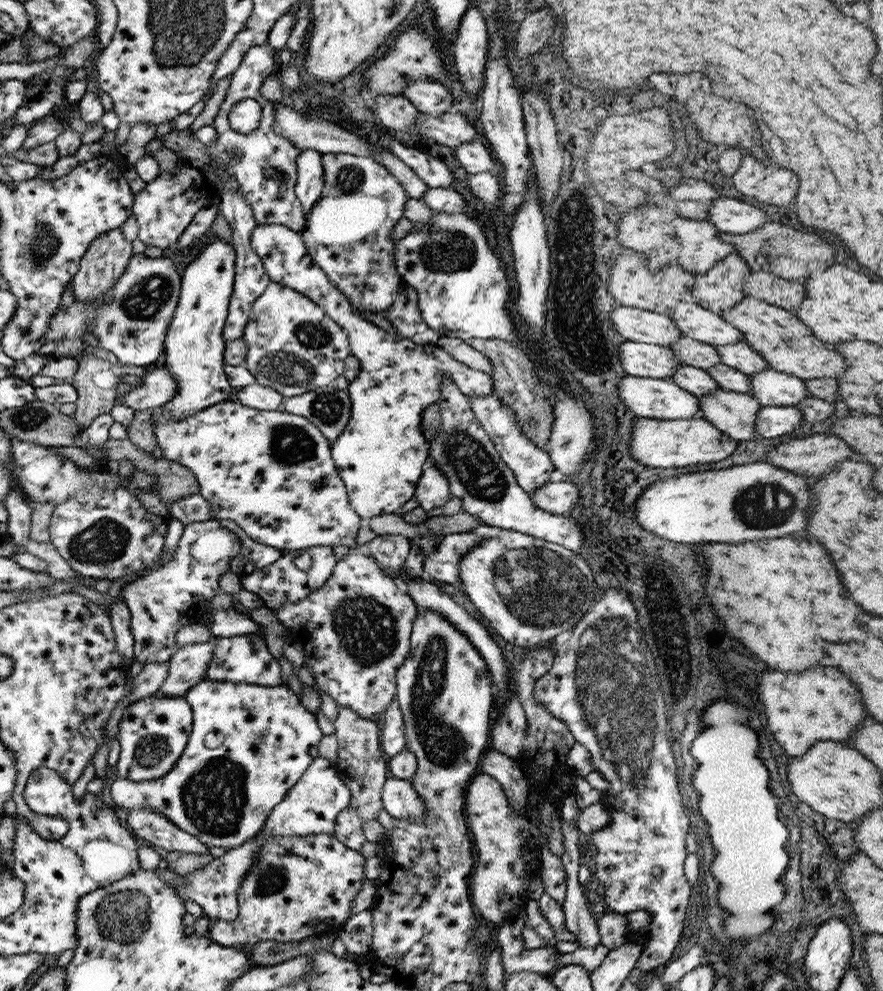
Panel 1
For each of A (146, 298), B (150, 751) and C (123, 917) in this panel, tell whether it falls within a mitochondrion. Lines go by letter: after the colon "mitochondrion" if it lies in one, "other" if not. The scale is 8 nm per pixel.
A: mitochondrion
B: mitochondrion
C: mitochondrion

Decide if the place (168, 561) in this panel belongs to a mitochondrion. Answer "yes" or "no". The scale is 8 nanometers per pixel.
no

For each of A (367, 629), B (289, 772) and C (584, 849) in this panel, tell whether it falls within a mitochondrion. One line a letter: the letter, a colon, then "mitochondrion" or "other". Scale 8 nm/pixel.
A: mitochondrion
B: other
C: other

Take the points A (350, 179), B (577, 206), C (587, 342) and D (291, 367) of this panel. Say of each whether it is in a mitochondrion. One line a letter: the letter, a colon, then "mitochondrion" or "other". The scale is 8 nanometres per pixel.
A: mitochondrion
B: mitochondrion
C: mitochondrion
D: mitochondrion

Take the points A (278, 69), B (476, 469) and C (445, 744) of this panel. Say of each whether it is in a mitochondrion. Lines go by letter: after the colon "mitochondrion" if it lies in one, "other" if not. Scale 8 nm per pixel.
A: other
B: mitochondrion
C: mitochondrion

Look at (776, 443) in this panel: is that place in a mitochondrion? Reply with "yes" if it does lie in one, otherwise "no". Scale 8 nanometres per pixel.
no

